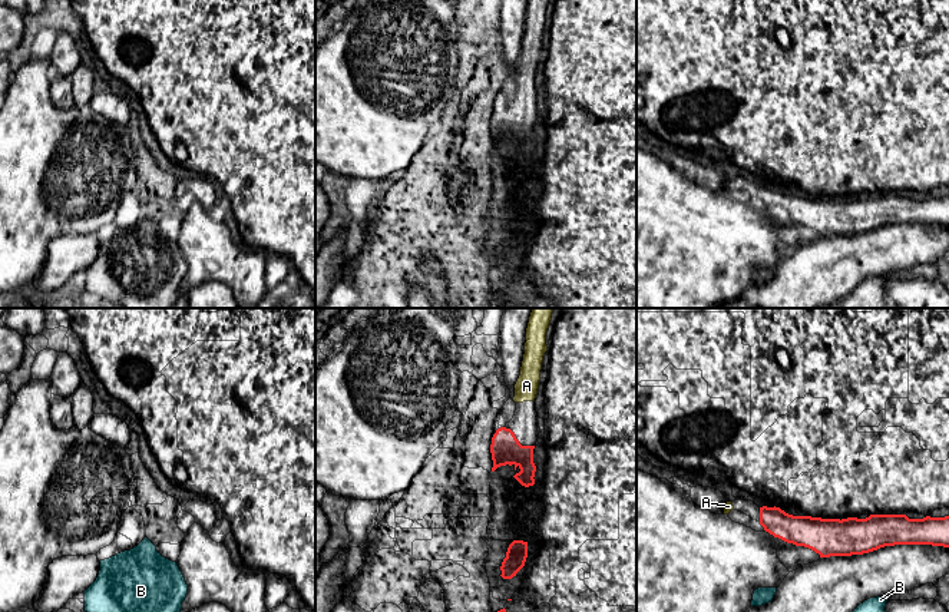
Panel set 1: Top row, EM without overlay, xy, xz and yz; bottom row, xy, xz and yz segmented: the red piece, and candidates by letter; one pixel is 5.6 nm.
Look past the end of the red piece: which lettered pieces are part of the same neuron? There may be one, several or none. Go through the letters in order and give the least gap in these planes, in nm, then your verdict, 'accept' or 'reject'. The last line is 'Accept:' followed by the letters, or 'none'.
A: 150 nm apart; accept
B: 260 nm apart; reject
Accept: A

